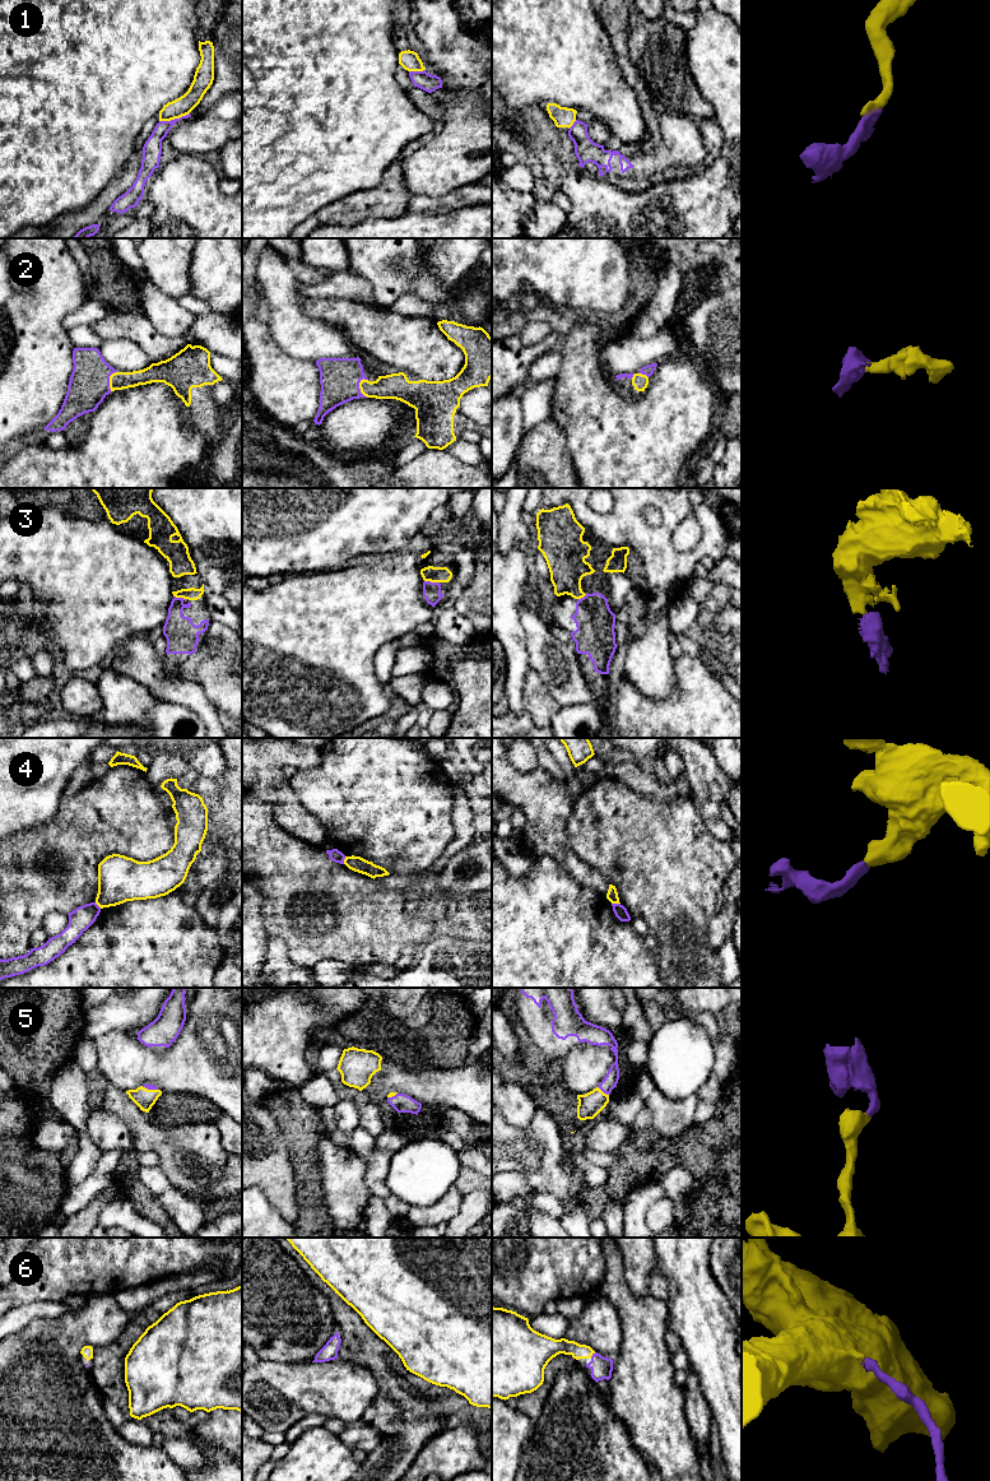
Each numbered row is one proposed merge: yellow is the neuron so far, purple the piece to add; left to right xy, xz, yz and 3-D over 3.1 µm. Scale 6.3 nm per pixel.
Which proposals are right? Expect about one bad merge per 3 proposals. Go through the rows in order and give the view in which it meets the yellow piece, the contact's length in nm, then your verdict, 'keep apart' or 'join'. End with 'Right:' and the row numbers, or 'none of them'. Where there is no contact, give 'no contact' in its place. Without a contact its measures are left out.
1: contact in xy; length 200 nm; keep apart
2: contact in xz; length 130 nm; join
3: contact in xz; length 90 nm; join
4: contact in yz; length 60 nm; keep apart
5: contact in yz; length 90 nm; join
6: contact in yz; length 50 nm; join
Right: 2, 3, 5, 6

